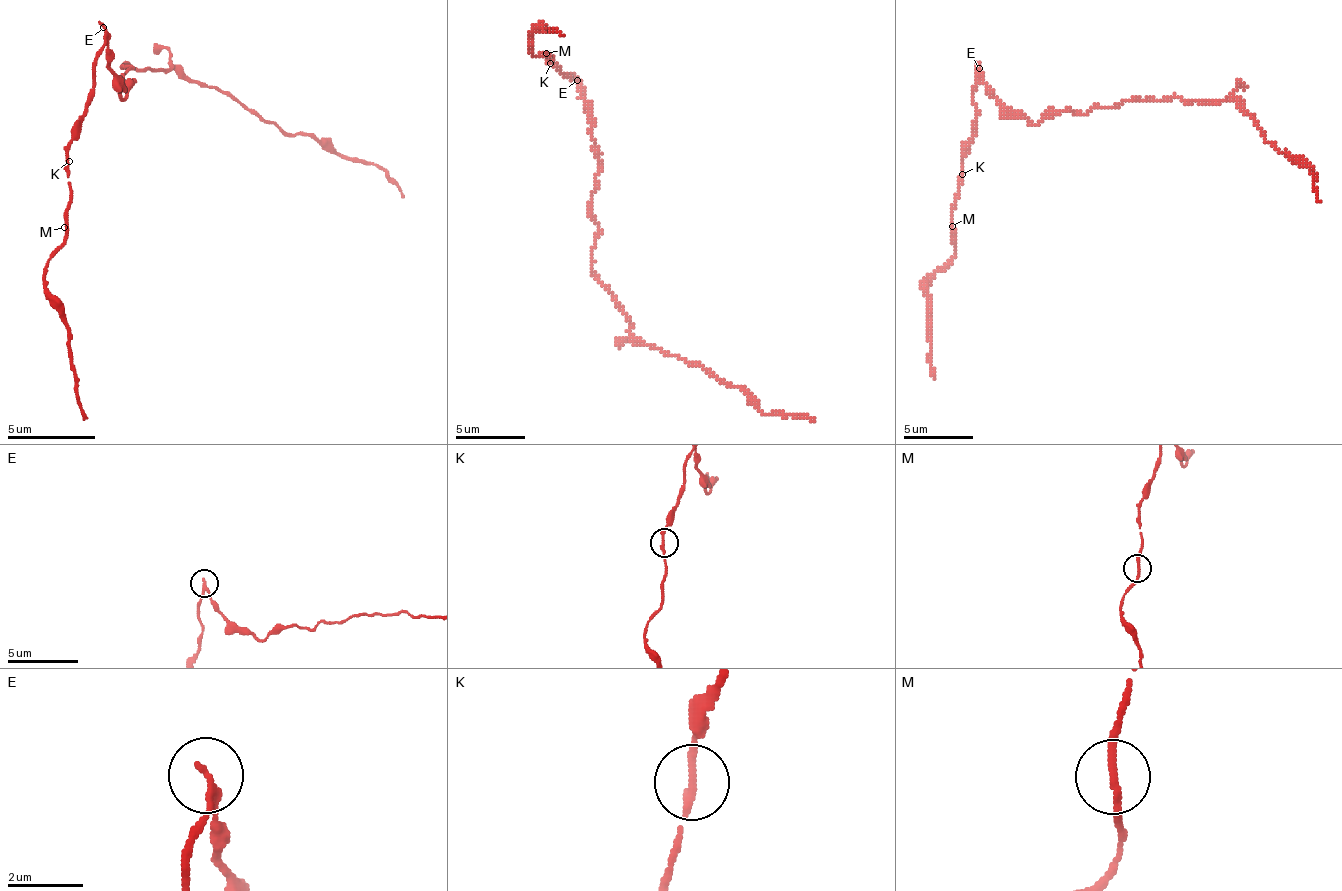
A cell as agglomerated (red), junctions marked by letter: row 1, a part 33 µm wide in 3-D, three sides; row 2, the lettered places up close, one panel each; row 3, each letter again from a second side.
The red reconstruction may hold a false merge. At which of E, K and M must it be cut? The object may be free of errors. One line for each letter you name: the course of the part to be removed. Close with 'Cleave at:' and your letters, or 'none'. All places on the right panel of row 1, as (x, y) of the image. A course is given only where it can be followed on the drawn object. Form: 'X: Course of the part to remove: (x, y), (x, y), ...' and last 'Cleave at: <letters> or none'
E: Course of the part to remove: (980, 69), (997, 97), (1035, 125), (1126, 101), (1230, 101), (1279, 153), (1313, 170), (1320, 201)
Cleave at: E

